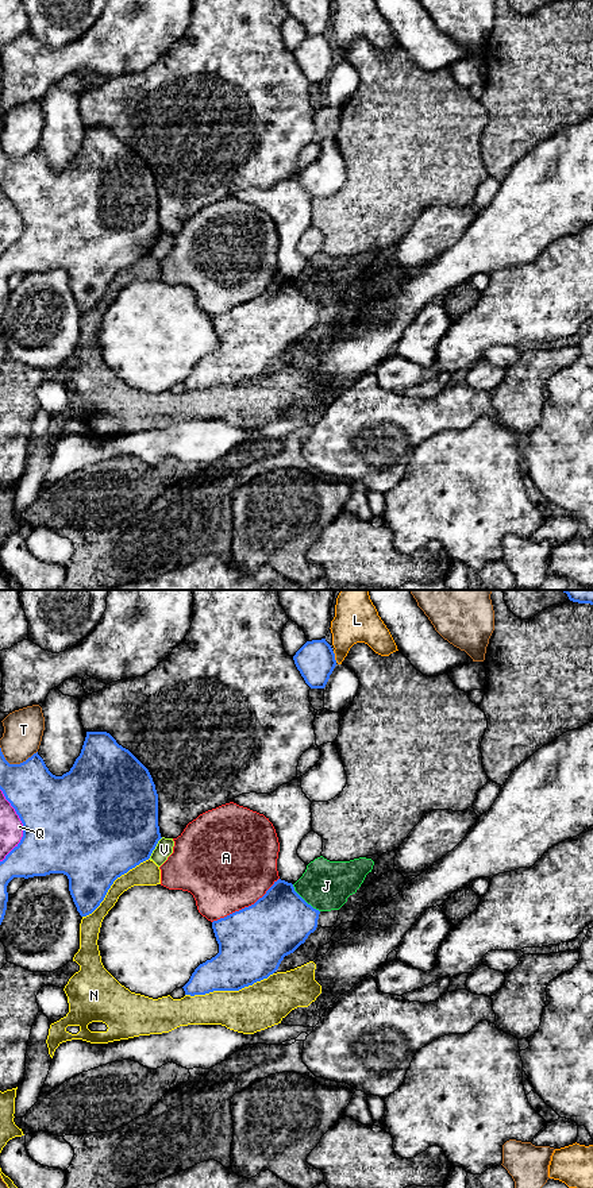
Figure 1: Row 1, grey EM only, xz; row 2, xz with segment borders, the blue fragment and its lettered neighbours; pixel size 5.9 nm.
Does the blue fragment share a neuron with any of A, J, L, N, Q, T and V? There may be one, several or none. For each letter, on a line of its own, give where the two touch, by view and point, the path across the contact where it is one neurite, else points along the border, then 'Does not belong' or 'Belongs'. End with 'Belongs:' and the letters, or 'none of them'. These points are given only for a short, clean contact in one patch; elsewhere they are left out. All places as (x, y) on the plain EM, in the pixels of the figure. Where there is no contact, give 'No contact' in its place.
A: Touches blue at xz (246, 303). Does not belong
J: Touches blue at xz (303, 294). Does not belong
L: Touches blue at xz (334, 51). Does not belong
N: Touches blue at xz (228, 385). Does not belong
Q: Touches blue at xz (23, 220). Does not belong
T: Touches blue at xz (15, 159). Does not belong
V: Touches blue at xz (154, 243). Does not belong
Belongs: none of them

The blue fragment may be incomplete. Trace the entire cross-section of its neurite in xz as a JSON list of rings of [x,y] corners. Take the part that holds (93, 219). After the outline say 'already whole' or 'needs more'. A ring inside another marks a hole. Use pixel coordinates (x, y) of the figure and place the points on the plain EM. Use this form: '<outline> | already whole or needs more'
[[[86,127],[80,151],[62,171],[53,170],[38,147],[20,159],[9,159],[0,143],[0,185],[23,219],[20,238],[0,256],[0,320],[7,305],[7,281],[14,273],[66,270],[77,306],[86,312],[100,301],[118,273],[150,254],[162,234],[158,189],[149,165],[107,127]]] | already whole

